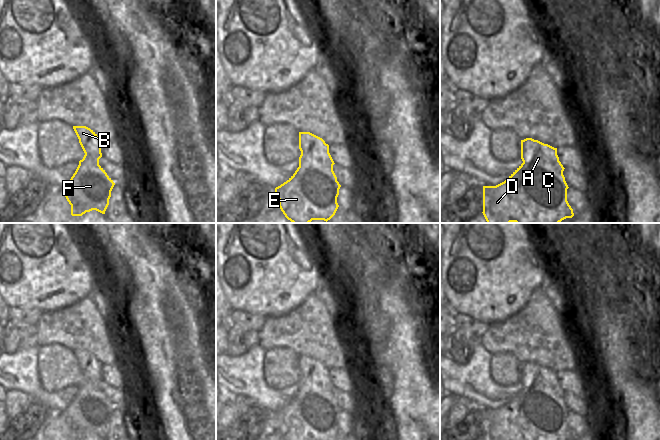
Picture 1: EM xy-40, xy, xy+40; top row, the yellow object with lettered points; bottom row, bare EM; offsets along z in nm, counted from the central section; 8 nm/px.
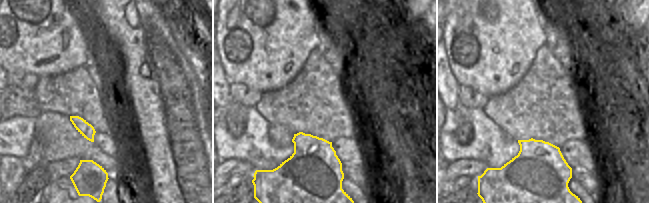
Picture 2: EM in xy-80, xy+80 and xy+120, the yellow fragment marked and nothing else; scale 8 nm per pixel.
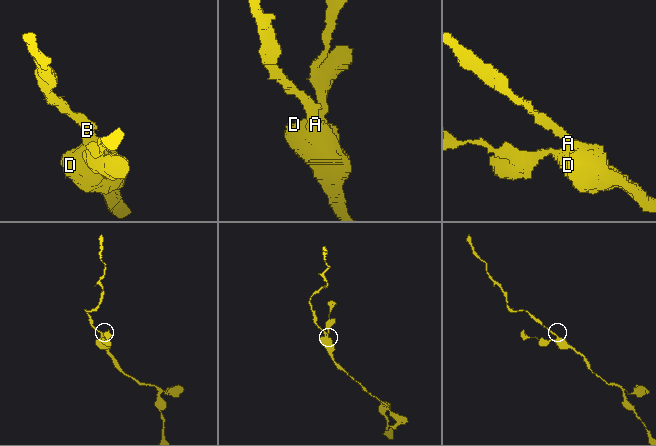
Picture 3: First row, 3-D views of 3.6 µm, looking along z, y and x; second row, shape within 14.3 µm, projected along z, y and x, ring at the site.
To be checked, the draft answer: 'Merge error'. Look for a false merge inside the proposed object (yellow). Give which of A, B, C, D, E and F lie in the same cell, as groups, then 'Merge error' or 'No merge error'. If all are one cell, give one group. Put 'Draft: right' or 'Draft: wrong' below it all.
Groups: A B C D E F. No merge error
Draft: wrong

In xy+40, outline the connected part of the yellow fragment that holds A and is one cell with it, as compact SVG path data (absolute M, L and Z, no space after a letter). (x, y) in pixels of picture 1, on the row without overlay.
M532 362L521 364L523 387L502 407L496 410L483 410L484 440L574 440L567 425L569 412L563 399L564 391L559 385L557 372Z

